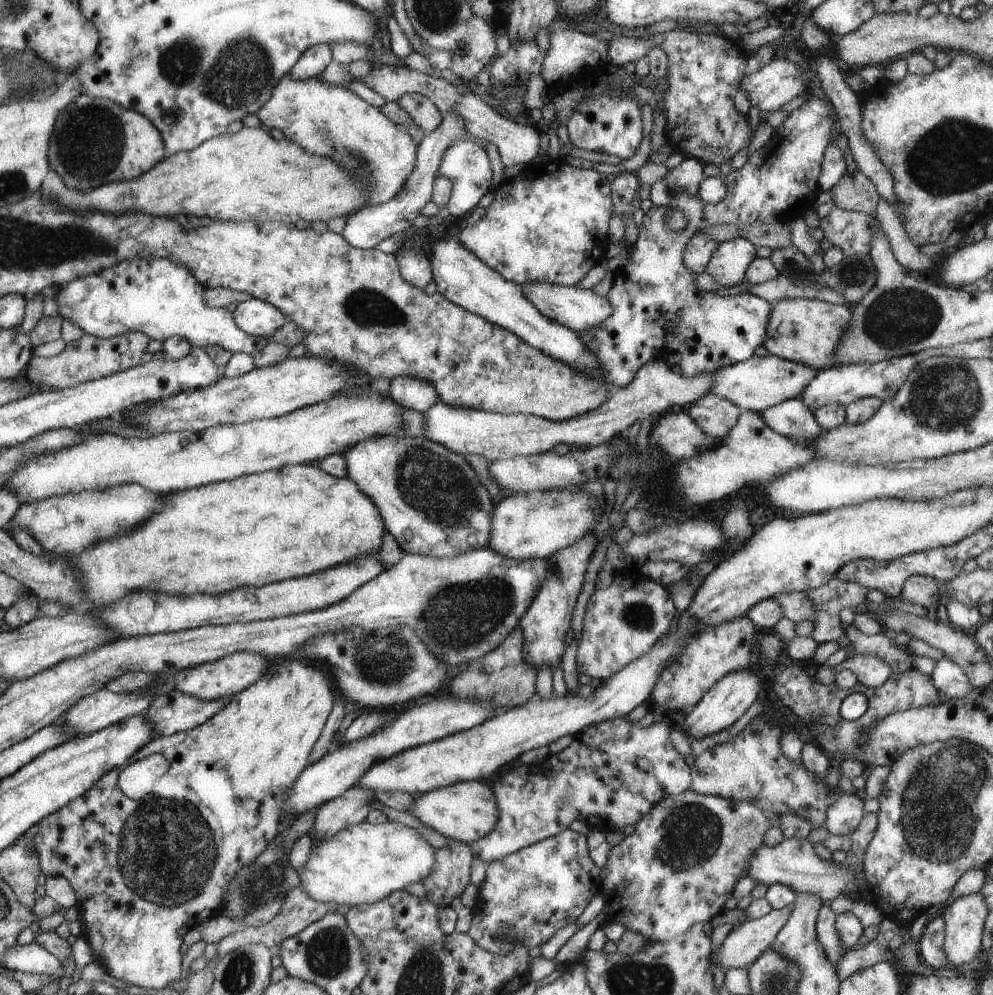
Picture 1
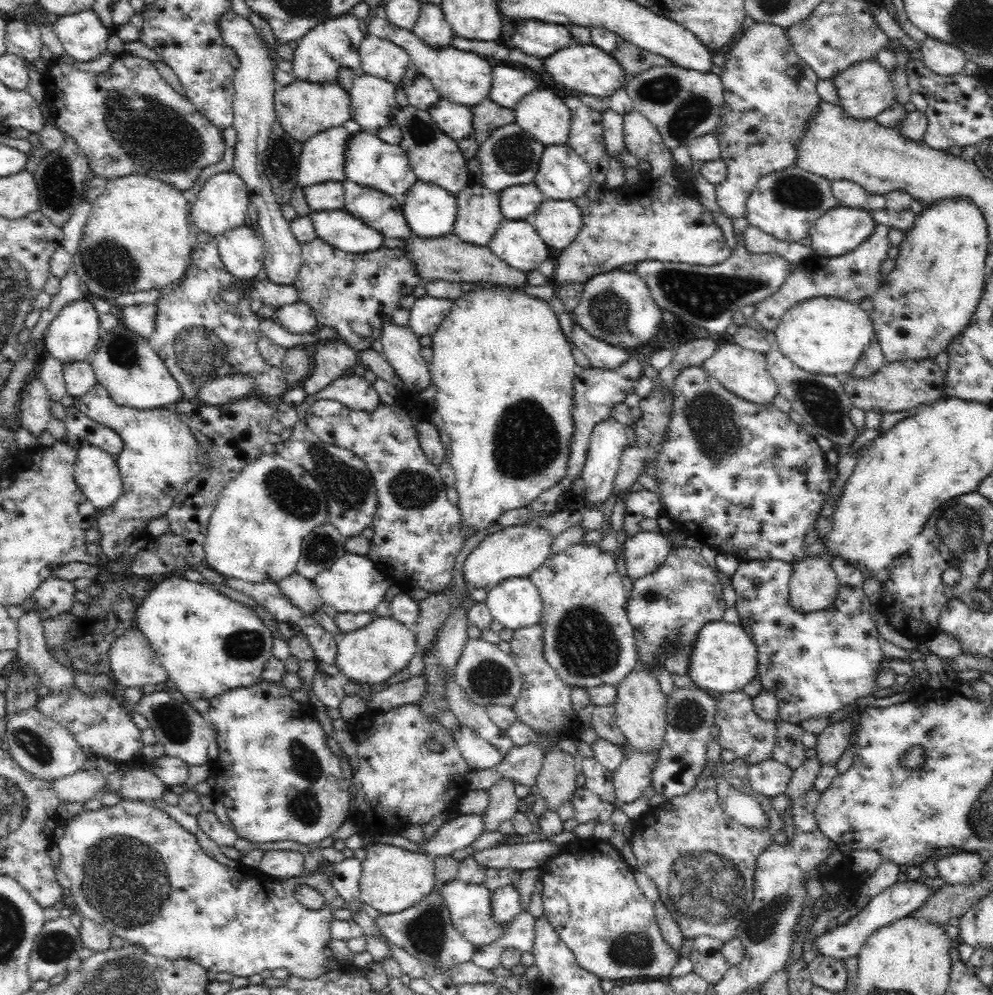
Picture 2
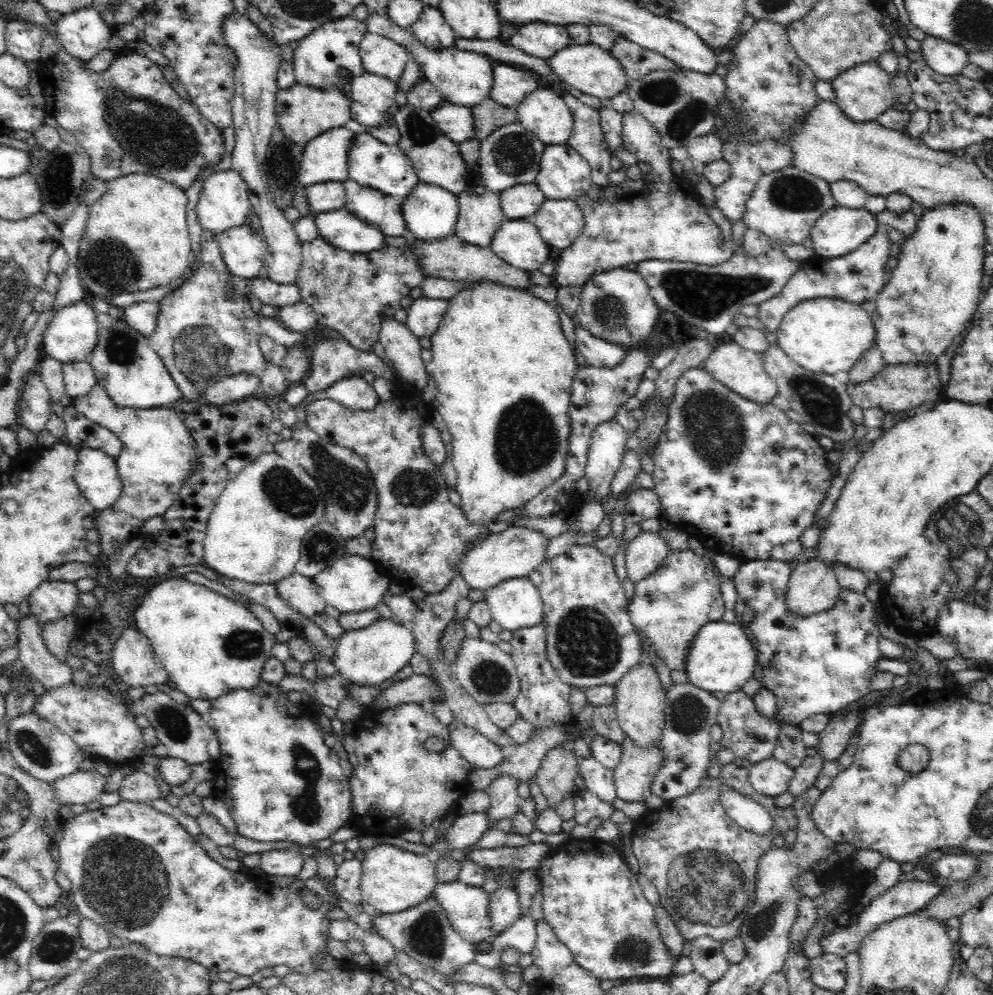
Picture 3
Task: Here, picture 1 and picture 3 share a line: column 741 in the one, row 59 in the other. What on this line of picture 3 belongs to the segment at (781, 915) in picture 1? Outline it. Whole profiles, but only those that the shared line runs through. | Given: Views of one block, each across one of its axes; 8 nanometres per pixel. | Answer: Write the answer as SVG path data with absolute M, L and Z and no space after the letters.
M934 36L920 42L920 52L922 62L936 74L942 74L942 78L962 74L962 70L968 66L968 56L962 52L962 48Z

